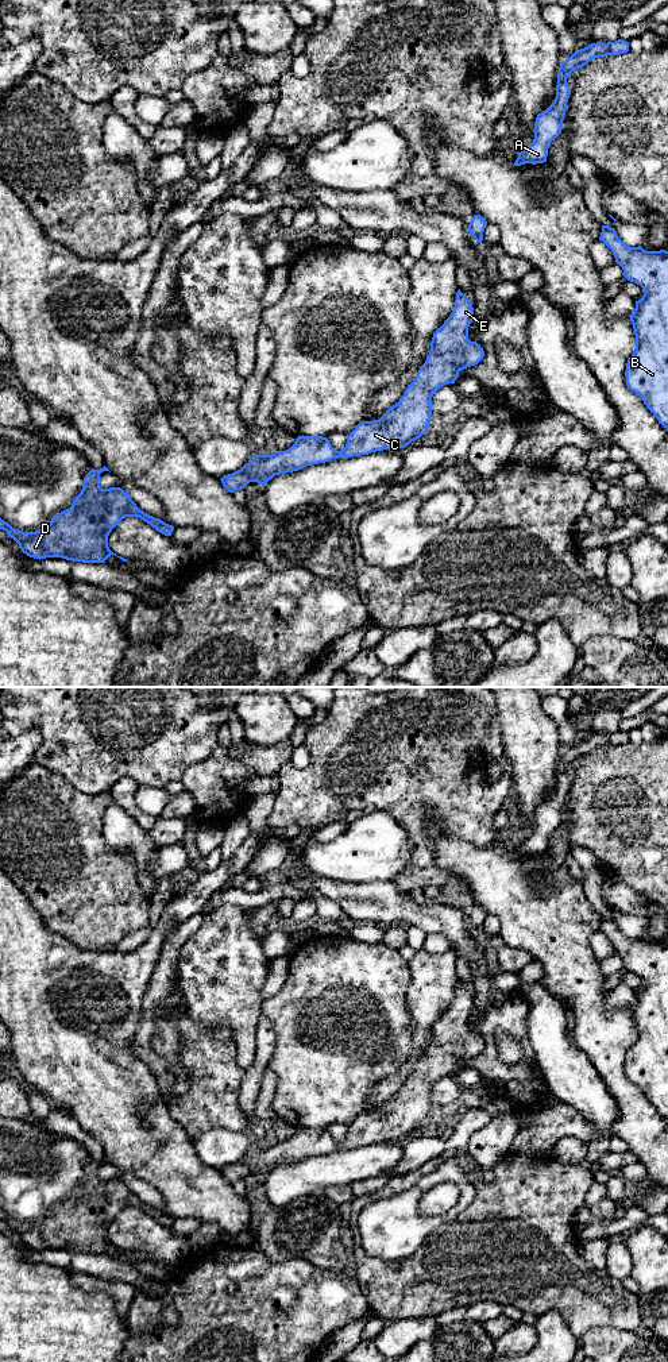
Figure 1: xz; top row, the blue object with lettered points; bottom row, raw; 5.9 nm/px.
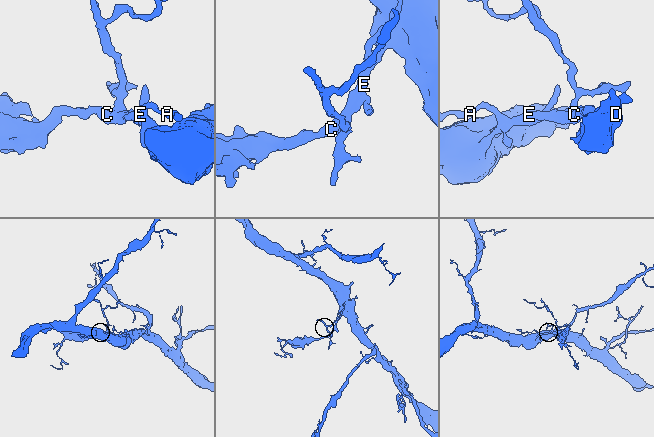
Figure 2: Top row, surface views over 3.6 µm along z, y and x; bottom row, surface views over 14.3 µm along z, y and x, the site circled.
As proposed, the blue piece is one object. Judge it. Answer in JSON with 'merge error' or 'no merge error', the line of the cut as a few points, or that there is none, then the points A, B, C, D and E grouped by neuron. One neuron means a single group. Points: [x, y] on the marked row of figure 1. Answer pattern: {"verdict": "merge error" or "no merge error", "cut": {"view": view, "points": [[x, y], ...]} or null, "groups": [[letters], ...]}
{"verdict": "no merge error", "cut": null, "groups": [["A", "B", "C", "D", "E"]]}

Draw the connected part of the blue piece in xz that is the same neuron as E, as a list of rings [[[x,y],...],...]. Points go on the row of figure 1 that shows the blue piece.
[[[459,289],[453,312],[433,333],[430,352],[403,396],[379,420],[359,423],[347,435],[347,444],[341,451],[336,451],[327,437],[298,436],[286,451],[254,455],[240,470],[224,475],[220,479],[223,486],[229,493],[244,489],[250,482],[265,487],[279,474],[337,458],[395,451],[420,439],[428,432],[433,394],[444,385],[455,383],[460,370],[478,364],[484,356],[480,344],[468,339],[472,319],[472,304]]]

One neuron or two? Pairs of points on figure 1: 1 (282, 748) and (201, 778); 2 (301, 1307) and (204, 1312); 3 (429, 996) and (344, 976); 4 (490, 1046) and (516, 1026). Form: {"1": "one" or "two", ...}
{"1": "one", "2": "one", "3": "two", "4": "one"}

